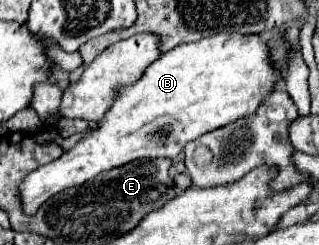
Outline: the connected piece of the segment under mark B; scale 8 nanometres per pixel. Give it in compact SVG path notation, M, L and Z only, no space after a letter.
M213 34L199 42L179 44L173 50L159 56L145 74L129 86L119 86L117 96L111 108L105 112L105 118L85 134L71 150L63 152L61 158L39 166L19 184L19 200L23 212L33 216L51 196L63 192L71 186L81 186L93 180L97 174L119 168L139 158L175 158L187 142L199 138L205 132L217 130L237 118L255 114L257 106L263 102L269 90L275 90L281 76L273 70L269 62L269 46L259 36L241 36L241 34Z

